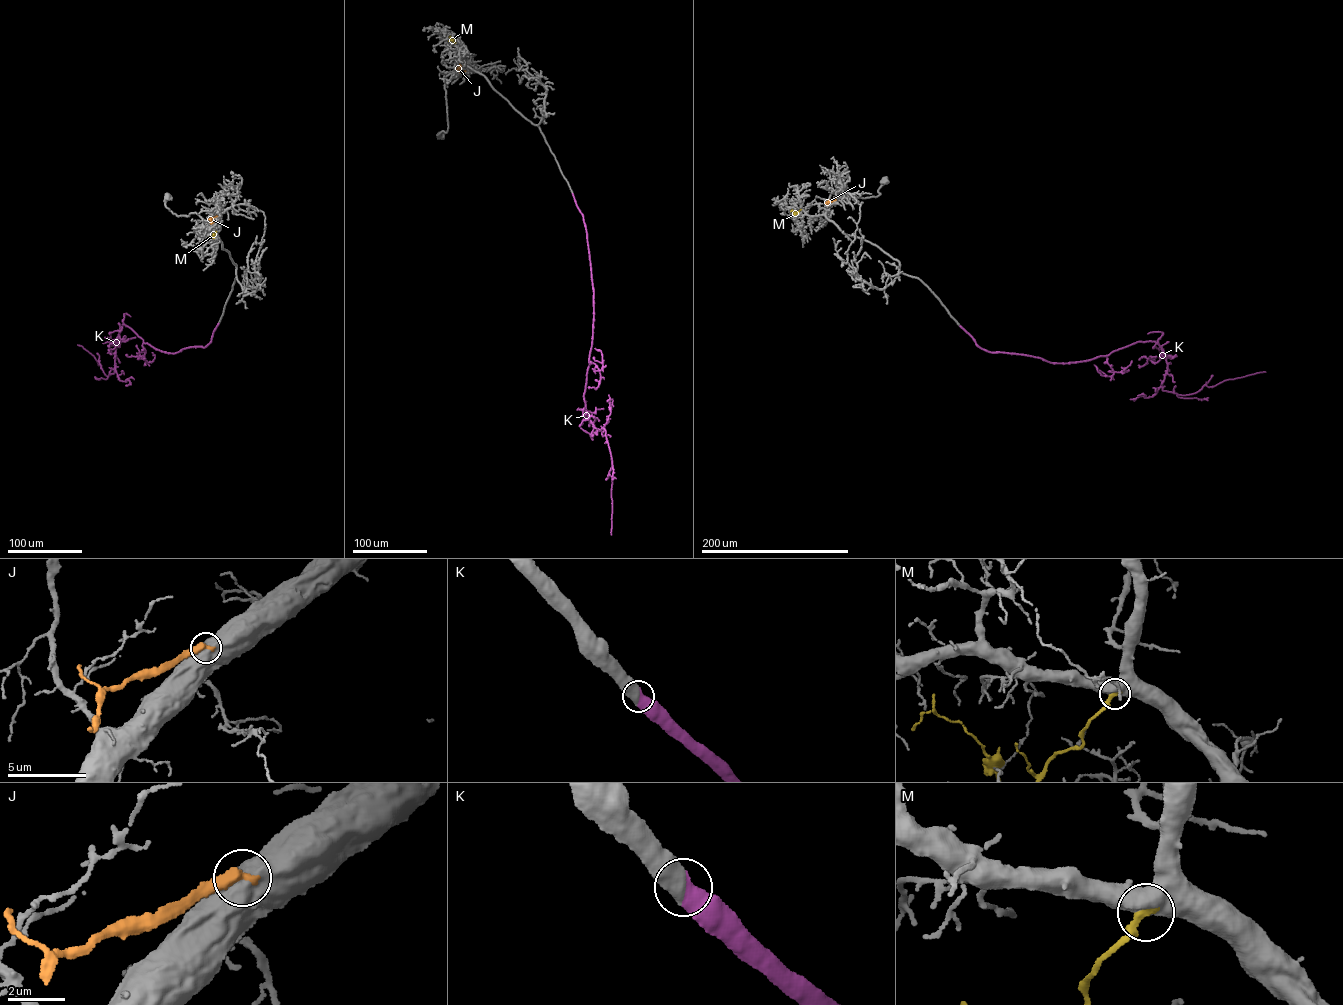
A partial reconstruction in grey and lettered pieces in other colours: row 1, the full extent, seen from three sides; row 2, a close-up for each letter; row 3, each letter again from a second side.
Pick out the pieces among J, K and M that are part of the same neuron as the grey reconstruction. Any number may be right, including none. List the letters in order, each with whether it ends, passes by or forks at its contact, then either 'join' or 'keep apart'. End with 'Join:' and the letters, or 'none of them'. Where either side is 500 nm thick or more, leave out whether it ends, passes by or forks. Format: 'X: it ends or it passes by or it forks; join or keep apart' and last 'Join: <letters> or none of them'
J: keep apart
K: join
M: keep apart
Join: K

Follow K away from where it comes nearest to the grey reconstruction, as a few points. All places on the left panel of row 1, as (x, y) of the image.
K: (218, 323), (205, 346), (174, 353), (143, 342), (122, 324), (114, 372), (107, 376), (93, 356), (77, 345)

